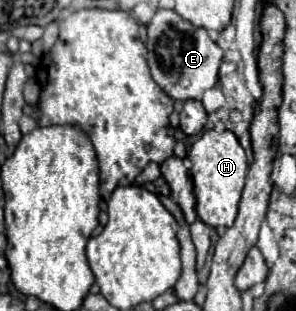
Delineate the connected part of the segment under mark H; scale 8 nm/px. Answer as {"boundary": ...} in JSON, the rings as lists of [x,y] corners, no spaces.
{"boundary":[[[215,129],[205,131],[189,149],[189,161],[193,163],[191,175],[195,185],[195,197],[199,205],[199,219],[215,229],[227,229],[237,217],[237,205],[245,187],[249,163],[247,153],[241,147],[233,131],[217,133]]]}

